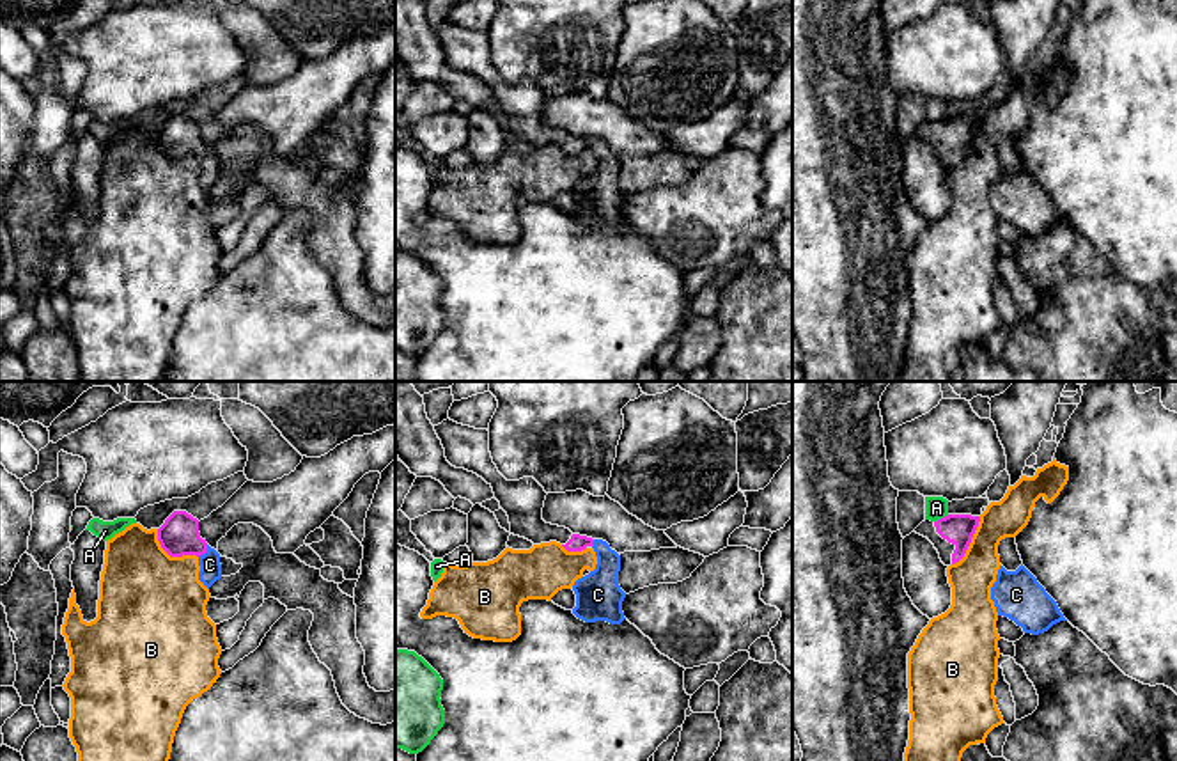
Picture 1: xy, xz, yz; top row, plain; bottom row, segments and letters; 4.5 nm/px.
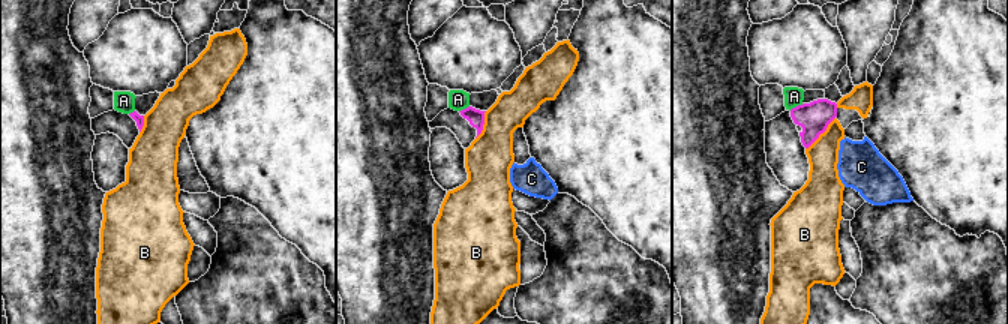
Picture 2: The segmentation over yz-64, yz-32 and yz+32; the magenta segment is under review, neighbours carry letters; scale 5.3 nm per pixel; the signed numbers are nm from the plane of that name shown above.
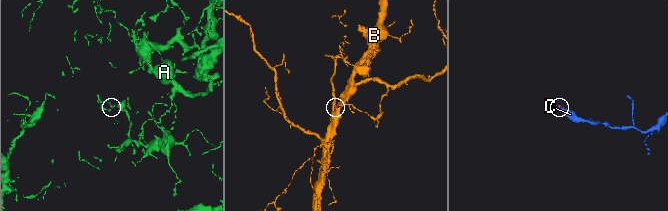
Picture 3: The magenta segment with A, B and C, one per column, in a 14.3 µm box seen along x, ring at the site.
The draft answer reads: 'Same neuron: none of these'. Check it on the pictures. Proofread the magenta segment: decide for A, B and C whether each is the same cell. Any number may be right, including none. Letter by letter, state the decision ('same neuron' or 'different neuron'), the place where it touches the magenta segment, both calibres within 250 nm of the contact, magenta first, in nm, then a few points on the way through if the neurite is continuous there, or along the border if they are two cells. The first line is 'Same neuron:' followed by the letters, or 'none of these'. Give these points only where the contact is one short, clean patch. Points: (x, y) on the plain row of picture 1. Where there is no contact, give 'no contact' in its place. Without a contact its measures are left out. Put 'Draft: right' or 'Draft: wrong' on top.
Draft: wrong
Same neuron: C
A: different neuron | yz (942, 121) | 140/100 nm | along yz (949, 117), (935, 125)
B: different neuron | xy (171, 158) | 180/480 nm | along xy (156, 132), (156, 142), (171, 158), (197, 160)
C: same neuron | xy (204, 155) | 180/100 nm | across xy (179, 137), (204, 155), (210, 167)

